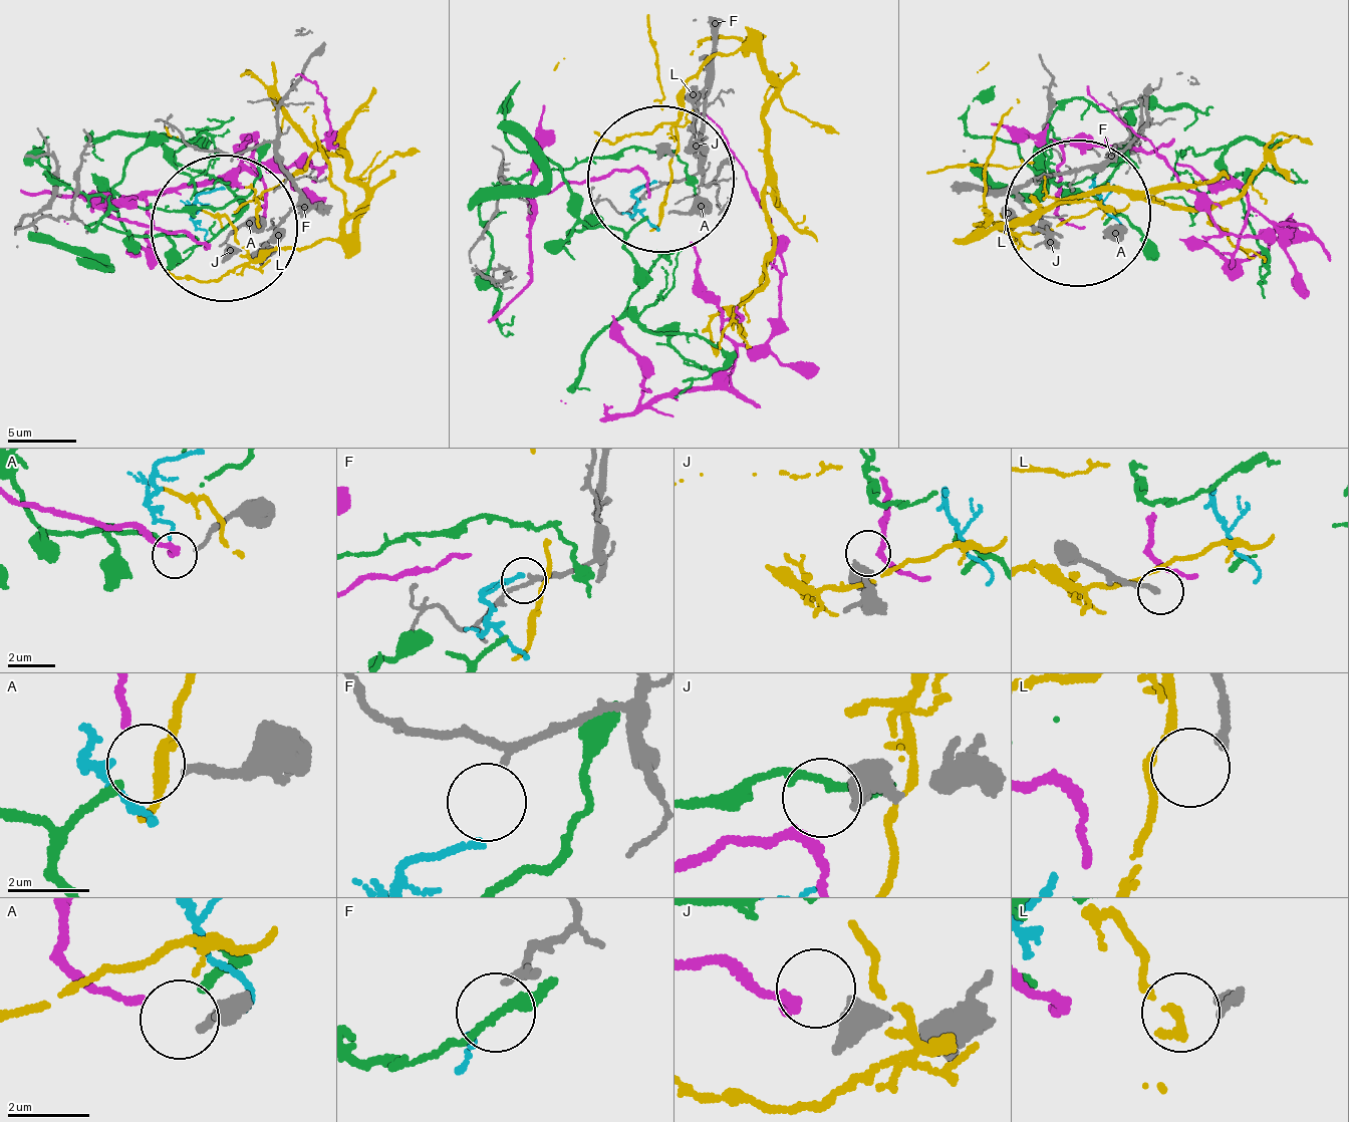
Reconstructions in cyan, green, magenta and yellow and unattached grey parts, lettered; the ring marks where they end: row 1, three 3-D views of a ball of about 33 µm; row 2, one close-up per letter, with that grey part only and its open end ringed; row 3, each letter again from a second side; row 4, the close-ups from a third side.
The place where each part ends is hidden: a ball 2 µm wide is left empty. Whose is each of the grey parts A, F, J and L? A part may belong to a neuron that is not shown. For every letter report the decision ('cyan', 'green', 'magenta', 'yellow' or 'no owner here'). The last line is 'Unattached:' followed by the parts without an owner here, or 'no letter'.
A: green
F: cyan
J: magenta
L: no owner here
Unattached: L

